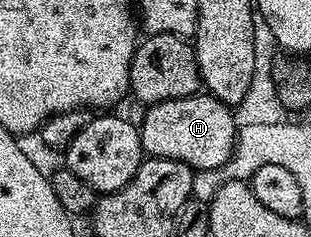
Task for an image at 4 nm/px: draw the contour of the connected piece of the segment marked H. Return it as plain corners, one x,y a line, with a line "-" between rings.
197,94
149,105
138,133
147,157
184,162
189,168
203,172
226,167
239,143
238,129
231,105
209,94

